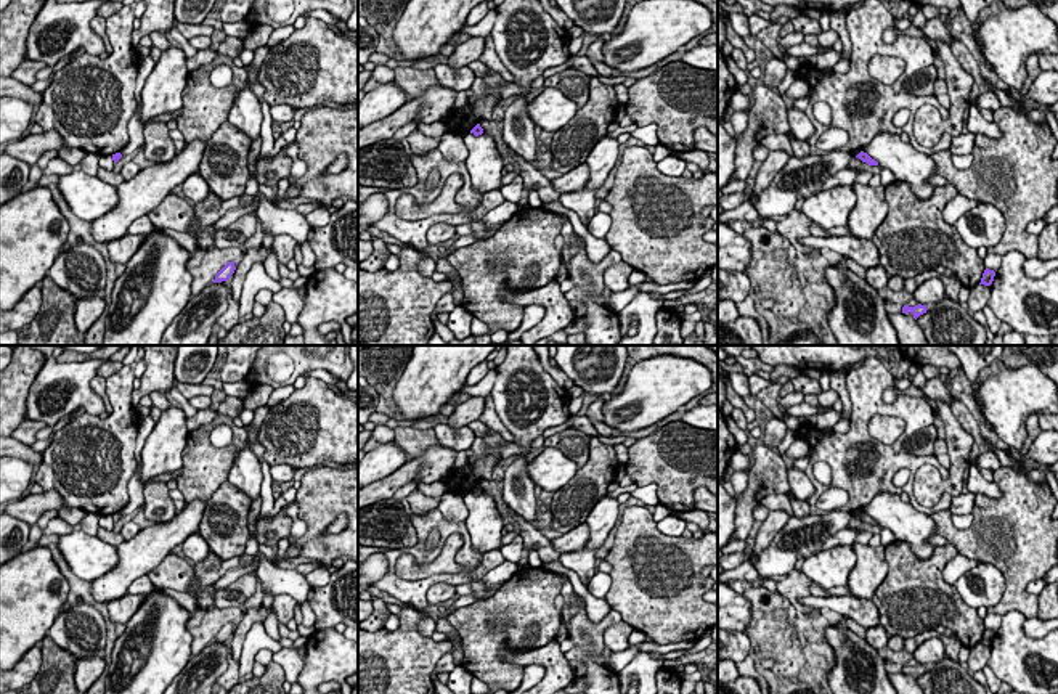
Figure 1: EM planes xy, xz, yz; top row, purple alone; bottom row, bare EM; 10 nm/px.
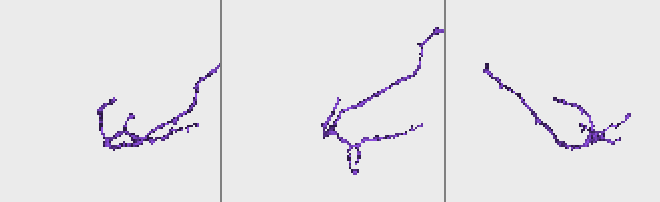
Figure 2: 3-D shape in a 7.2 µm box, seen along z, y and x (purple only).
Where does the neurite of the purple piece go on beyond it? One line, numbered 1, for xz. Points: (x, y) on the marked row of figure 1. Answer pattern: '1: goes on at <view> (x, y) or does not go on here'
1: does not go on here

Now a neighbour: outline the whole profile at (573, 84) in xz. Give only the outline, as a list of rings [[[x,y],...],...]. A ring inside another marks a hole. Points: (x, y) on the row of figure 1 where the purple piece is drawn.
[[[568,67],[559,74],[544,79],[543,87],[560,90],[567,98],[573,100],[578,108],[583,108],[589,98],[589,80],[591,76]]]

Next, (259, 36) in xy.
[[[268,24],[255,26],[244,39],[244,48],[254,51],[255,48],[265,47],[268,43],[270,35],[273,34],[273,27]]]

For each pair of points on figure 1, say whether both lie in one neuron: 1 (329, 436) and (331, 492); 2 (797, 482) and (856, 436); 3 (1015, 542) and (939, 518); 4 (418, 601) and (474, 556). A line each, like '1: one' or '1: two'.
1: two
2: two
3: one
4: one

